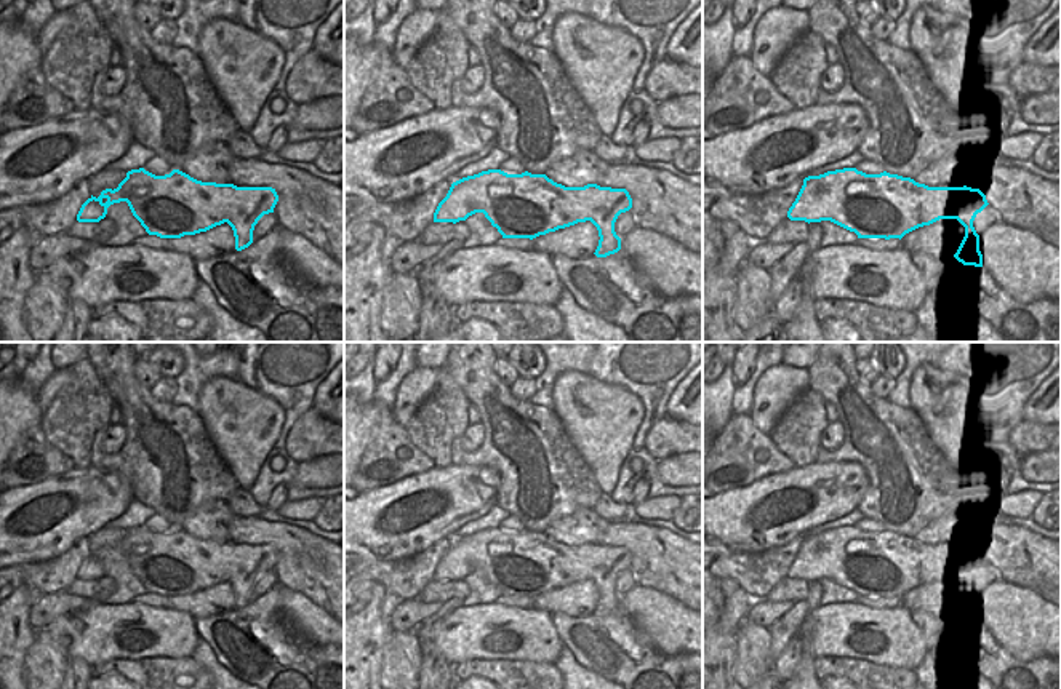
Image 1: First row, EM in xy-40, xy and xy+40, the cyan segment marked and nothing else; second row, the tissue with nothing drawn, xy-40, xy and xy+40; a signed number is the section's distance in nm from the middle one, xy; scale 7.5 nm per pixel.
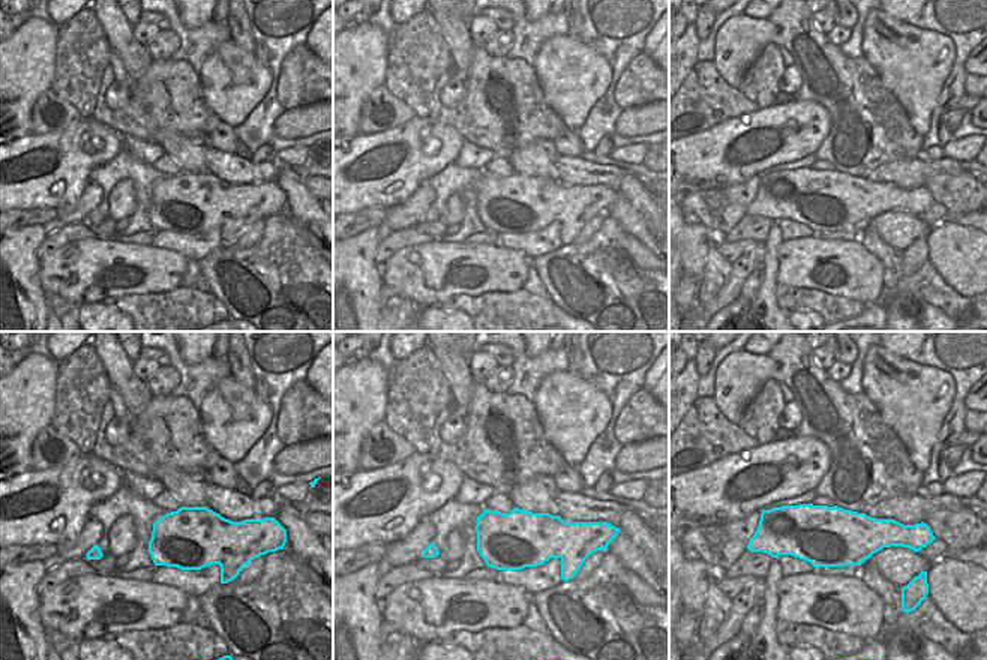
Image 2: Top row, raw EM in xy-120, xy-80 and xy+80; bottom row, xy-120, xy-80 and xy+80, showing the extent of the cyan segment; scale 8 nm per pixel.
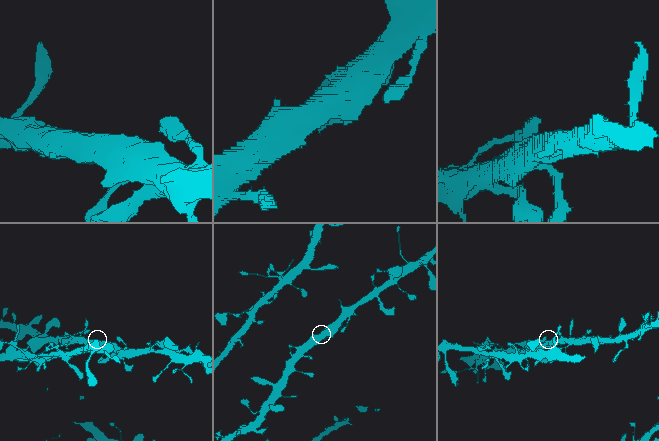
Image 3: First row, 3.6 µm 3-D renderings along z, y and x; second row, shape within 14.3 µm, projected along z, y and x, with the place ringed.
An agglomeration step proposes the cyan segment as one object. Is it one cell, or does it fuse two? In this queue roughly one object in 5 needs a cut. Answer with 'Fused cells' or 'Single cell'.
Single cell

